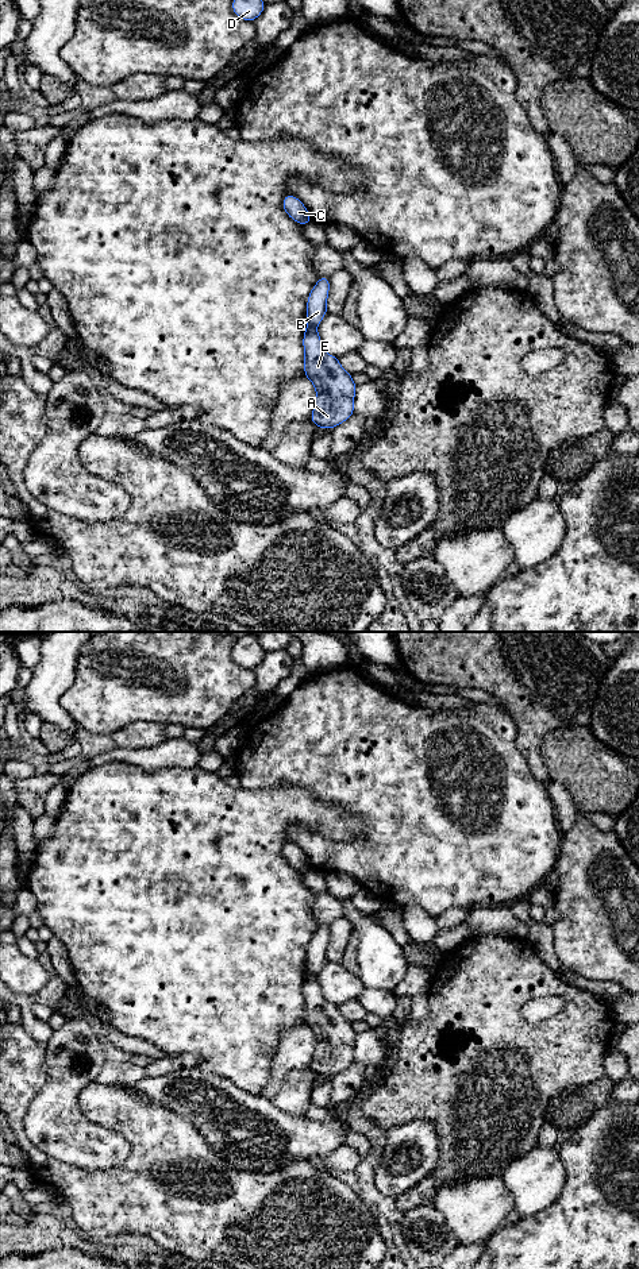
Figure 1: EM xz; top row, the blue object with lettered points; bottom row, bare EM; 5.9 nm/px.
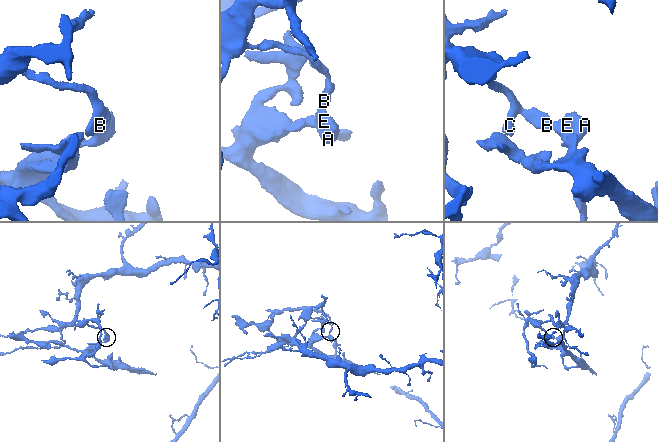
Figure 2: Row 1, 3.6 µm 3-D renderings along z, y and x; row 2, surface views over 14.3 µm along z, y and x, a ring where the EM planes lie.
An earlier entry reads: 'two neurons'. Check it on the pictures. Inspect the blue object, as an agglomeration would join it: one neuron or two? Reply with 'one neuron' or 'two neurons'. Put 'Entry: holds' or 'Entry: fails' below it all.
two neurons
Entry: holds

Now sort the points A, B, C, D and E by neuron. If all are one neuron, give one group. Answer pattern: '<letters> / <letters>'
A E / B C D

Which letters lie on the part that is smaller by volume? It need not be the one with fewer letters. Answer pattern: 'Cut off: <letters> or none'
Cut off: A, E

